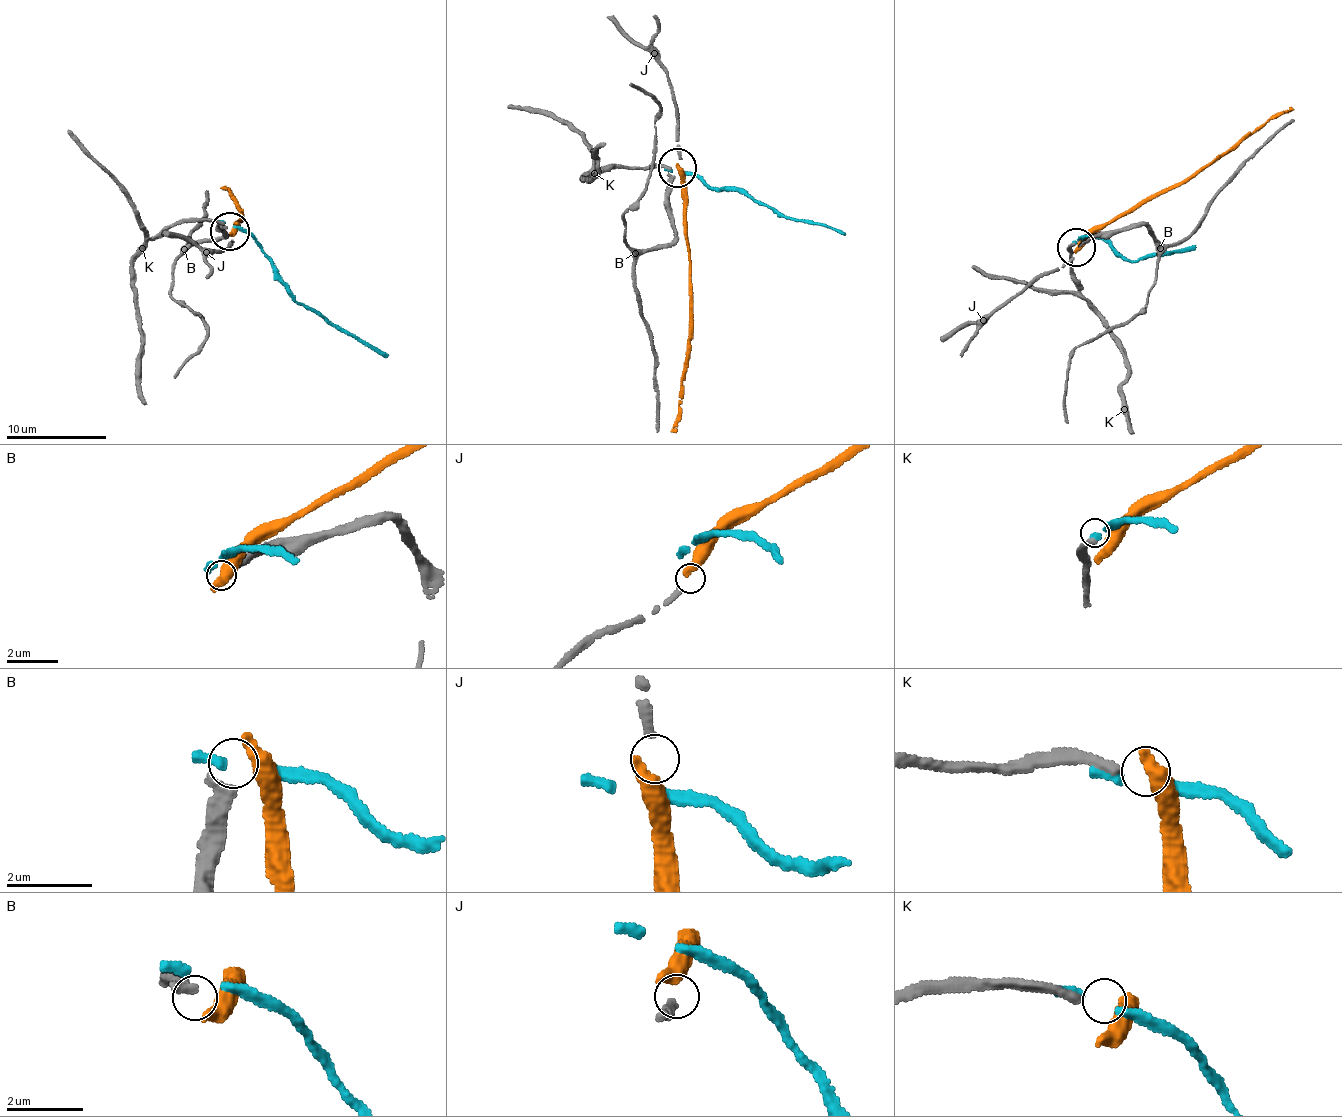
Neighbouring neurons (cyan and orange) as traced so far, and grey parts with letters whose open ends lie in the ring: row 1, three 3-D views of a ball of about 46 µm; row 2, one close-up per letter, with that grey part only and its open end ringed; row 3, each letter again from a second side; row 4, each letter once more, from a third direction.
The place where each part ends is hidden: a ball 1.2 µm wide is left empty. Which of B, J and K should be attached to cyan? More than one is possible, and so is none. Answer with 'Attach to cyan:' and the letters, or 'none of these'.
Attach to cyan: none of these

